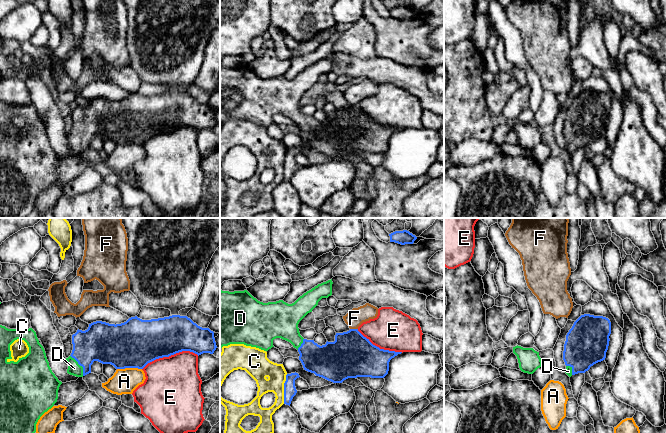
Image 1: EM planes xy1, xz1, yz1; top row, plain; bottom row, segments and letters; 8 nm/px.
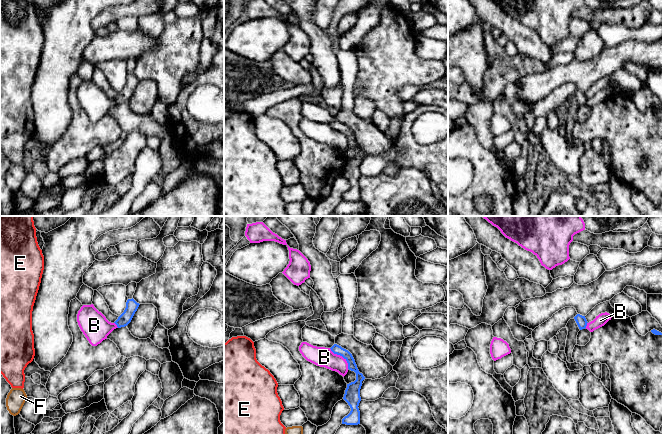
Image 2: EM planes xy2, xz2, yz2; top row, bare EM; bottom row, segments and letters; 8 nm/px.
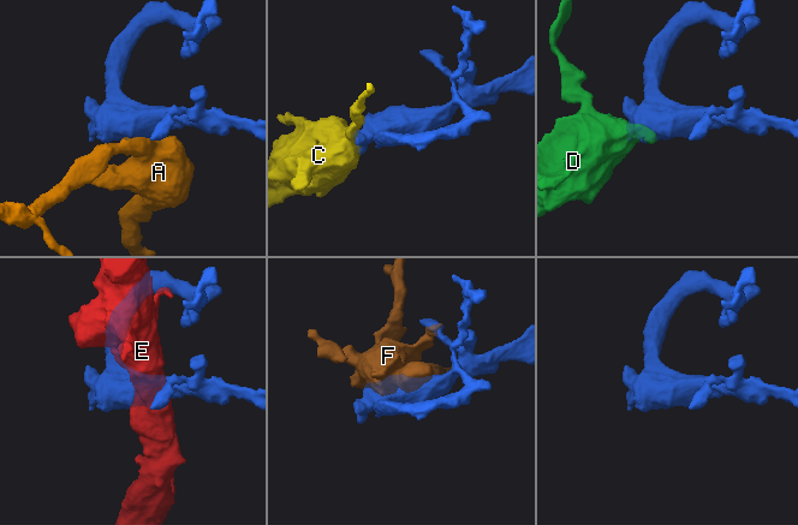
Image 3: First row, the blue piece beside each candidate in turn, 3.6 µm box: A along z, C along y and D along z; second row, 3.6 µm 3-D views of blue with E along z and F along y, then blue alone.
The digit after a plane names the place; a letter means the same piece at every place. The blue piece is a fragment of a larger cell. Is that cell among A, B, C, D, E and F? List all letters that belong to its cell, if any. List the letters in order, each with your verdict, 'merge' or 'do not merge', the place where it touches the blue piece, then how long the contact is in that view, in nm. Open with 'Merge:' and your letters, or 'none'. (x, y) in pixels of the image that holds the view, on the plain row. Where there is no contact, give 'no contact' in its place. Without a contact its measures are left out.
Merge: D
A: do not merge | xy1 (129, 143) | 200 nm
B: do not merge | xz2 (341, 131) | 220 nm
C: do not merge | xz1 (284, 165) | 240 nm
D: merge | xy1 (80, 141) | 200 nm
E: do not merge | xy1 (170, 131) | 460 nm
F: do not merge | xz1 (354, 105) | 60 nm

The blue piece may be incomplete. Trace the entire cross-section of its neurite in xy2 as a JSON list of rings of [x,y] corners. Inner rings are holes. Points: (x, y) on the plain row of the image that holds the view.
[[[133,74],[127,76],[124,88],[114,98],[118,104],[125,103],[131,98],[139,81]]]

